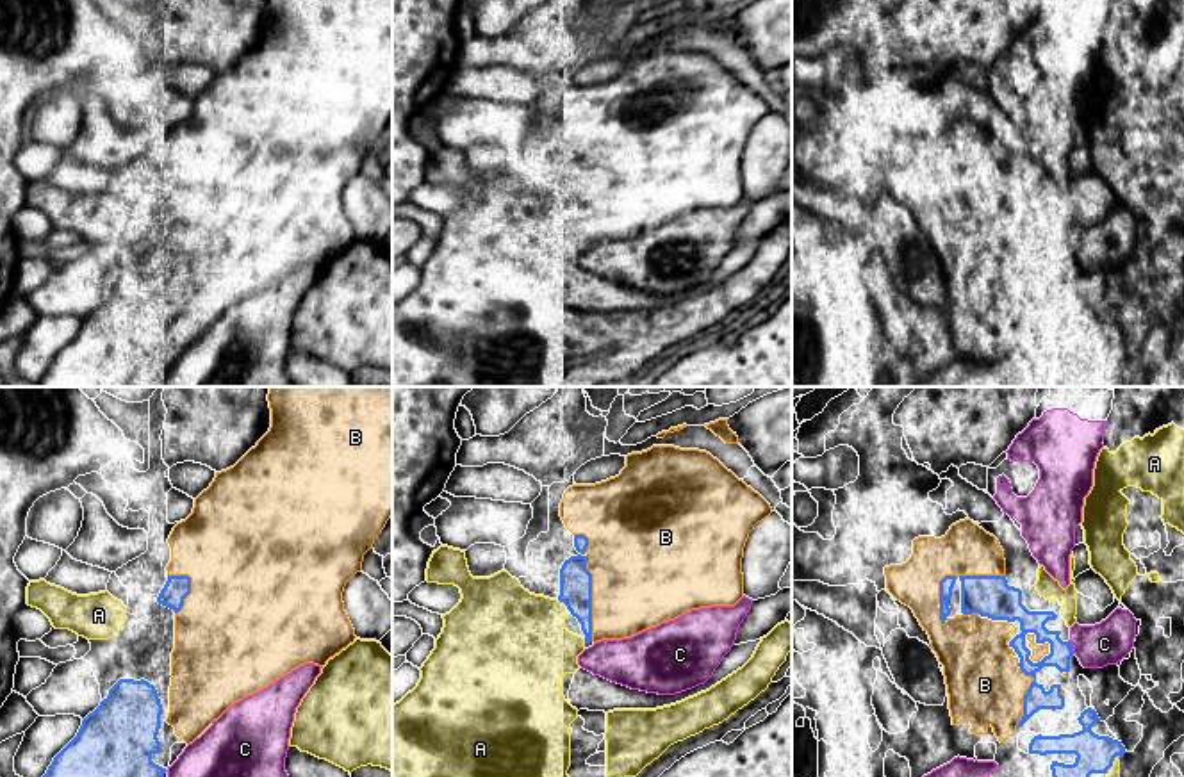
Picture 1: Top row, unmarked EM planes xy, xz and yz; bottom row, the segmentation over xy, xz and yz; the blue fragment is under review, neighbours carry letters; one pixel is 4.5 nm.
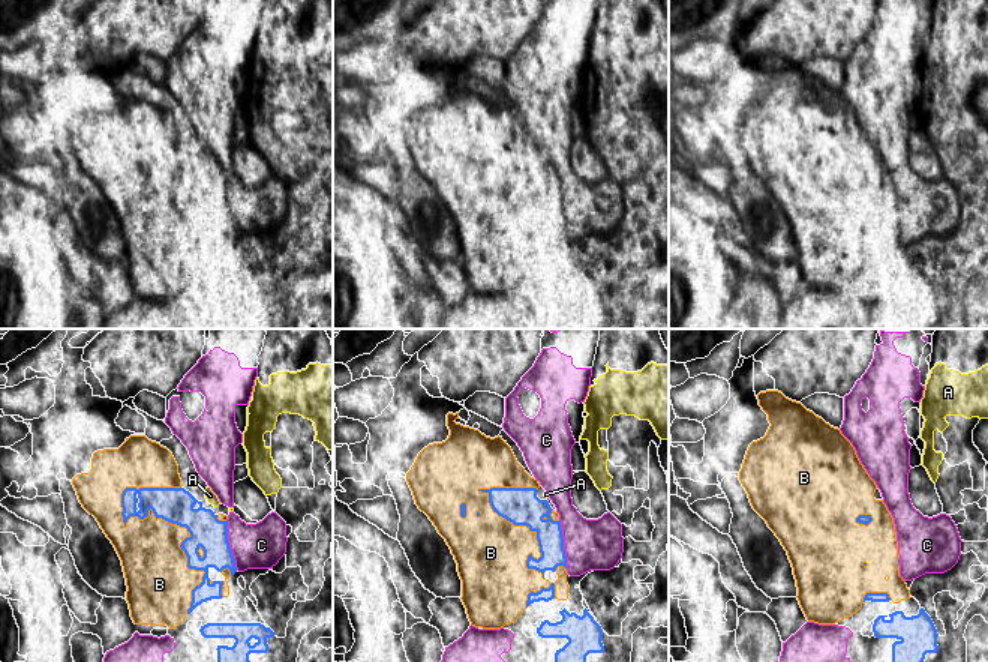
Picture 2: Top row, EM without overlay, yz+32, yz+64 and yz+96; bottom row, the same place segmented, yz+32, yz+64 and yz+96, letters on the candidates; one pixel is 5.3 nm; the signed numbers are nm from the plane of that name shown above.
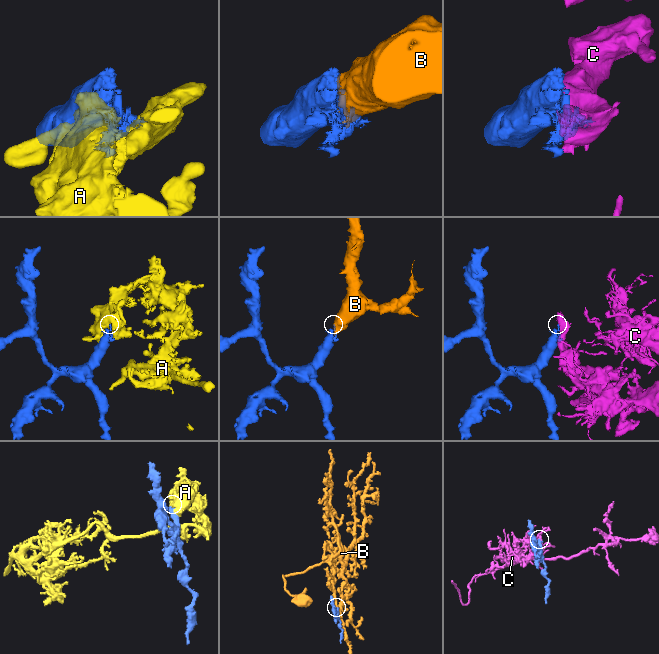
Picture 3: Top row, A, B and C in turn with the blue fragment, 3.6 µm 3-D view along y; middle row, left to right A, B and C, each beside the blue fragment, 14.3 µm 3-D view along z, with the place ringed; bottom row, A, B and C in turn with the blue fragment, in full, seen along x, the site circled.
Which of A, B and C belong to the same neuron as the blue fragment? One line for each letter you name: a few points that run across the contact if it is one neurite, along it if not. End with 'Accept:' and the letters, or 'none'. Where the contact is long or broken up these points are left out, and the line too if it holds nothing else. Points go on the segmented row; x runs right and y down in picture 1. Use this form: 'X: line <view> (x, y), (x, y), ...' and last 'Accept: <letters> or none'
Accept: B

